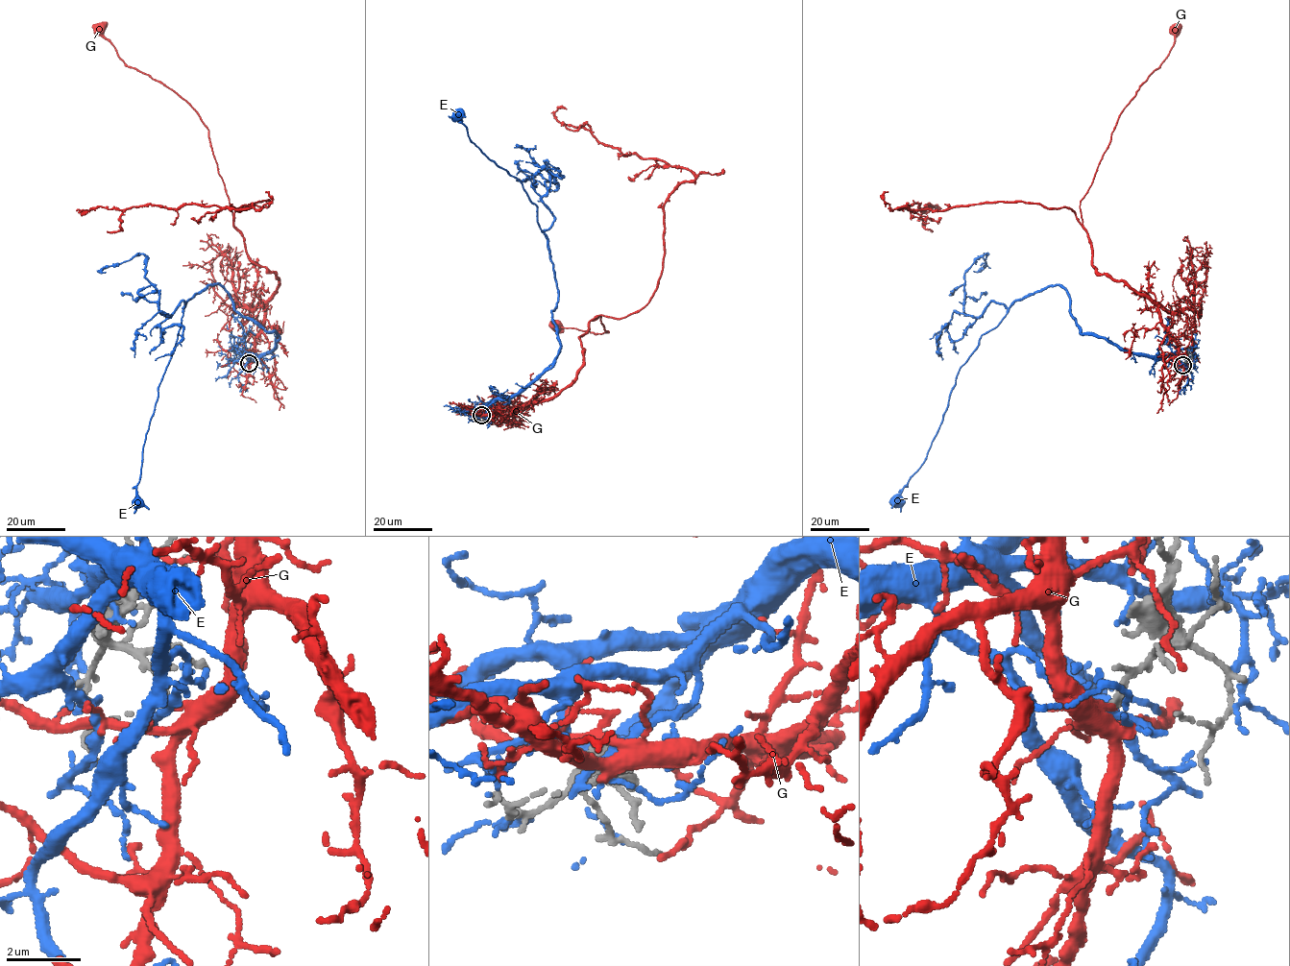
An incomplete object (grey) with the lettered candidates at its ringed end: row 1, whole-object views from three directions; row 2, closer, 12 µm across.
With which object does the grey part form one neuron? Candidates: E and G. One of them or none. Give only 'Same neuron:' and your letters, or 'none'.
Same neuron: none

